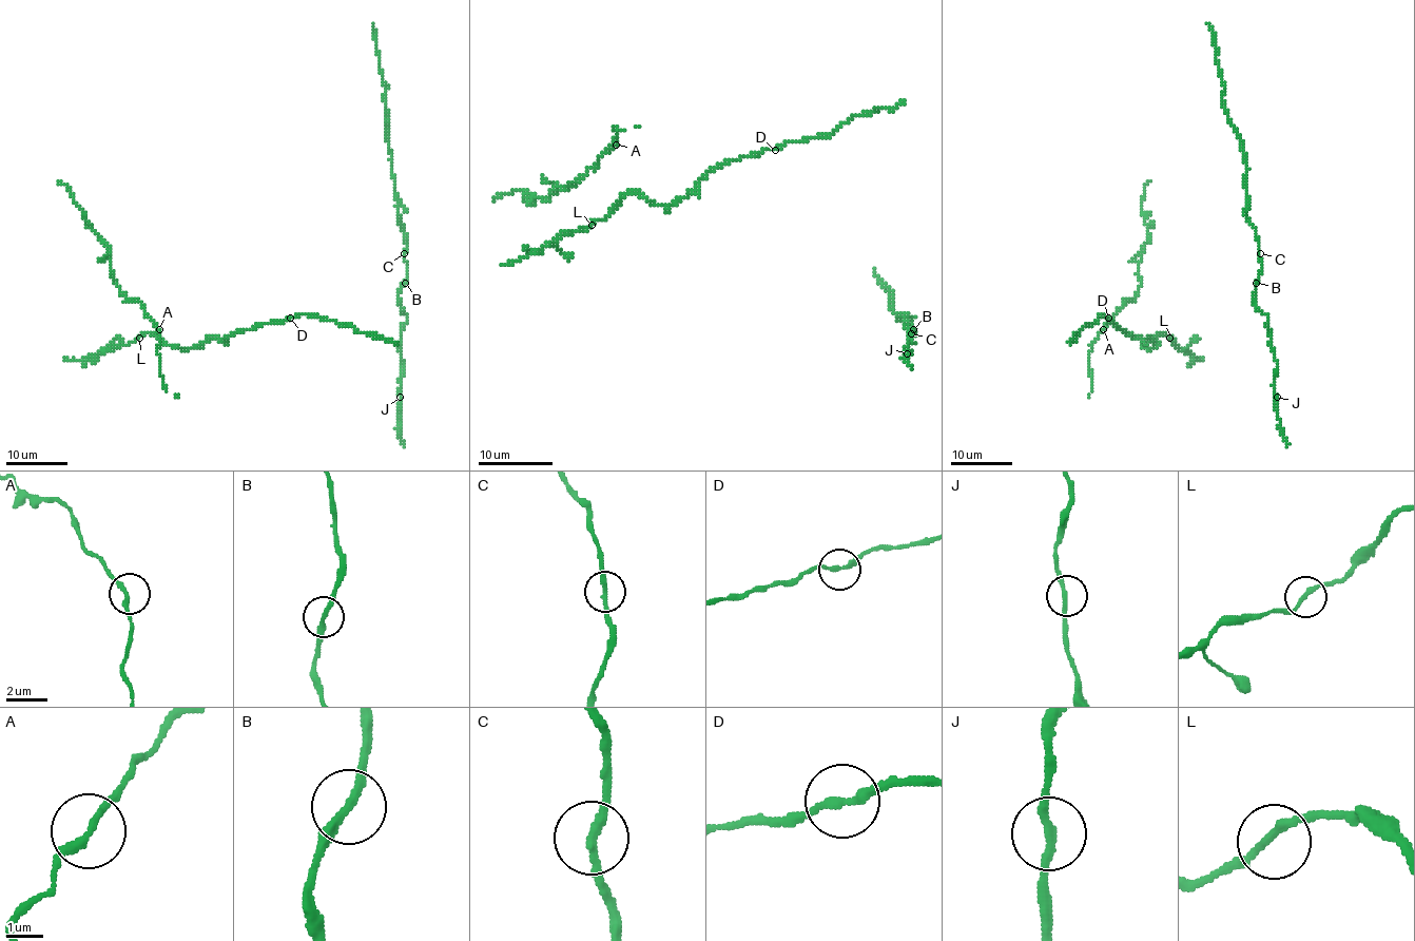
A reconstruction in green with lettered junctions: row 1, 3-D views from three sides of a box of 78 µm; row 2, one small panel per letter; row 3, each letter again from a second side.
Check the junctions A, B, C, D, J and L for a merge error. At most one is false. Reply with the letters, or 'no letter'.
no letter

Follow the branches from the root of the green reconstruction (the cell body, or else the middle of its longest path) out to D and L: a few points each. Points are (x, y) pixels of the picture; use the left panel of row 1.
D: (335, 321), (307, 314), (290, 318)
L: (335, 321), (298, 314), (224, 338), (210, 338), (190, 349), (169, 346), (153, 333), (139, 338)

